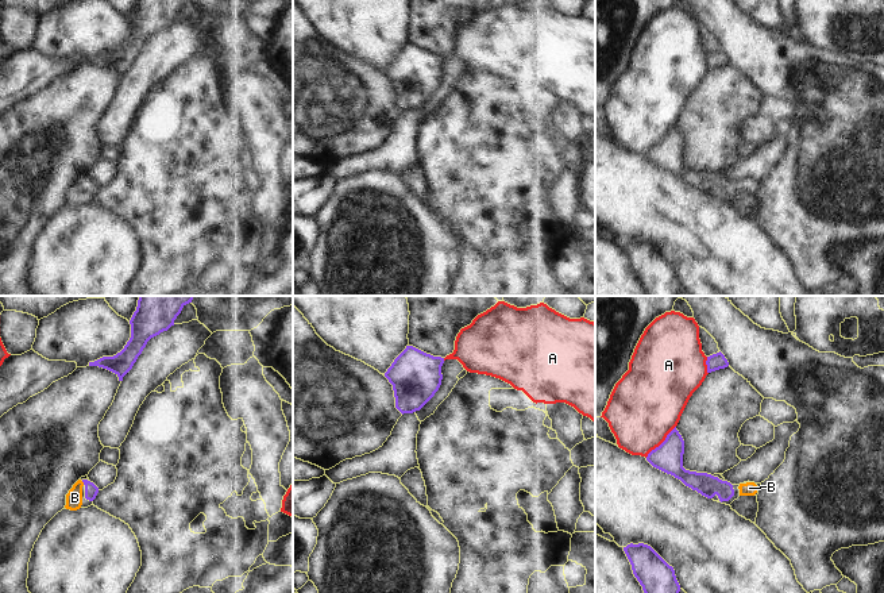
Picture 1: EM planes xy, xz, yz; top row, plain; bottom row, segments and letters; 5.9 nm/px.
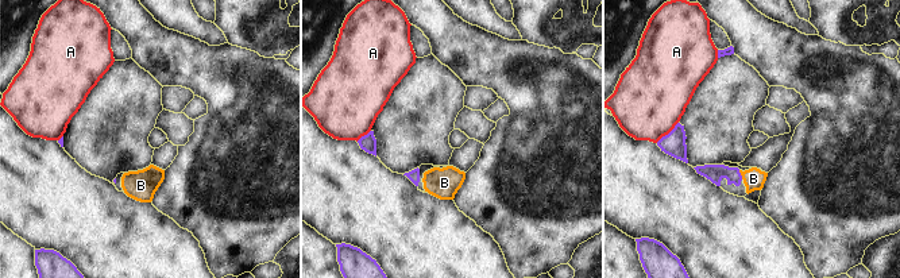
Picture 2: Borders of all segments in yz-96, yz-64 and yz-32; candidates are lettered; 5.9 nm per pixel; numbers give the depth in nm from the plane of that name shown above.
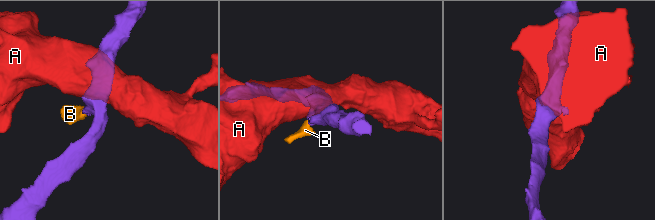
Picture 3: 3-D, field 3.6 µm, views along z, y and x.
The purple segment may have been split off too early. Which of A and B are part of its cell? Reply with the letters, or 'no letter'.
B

